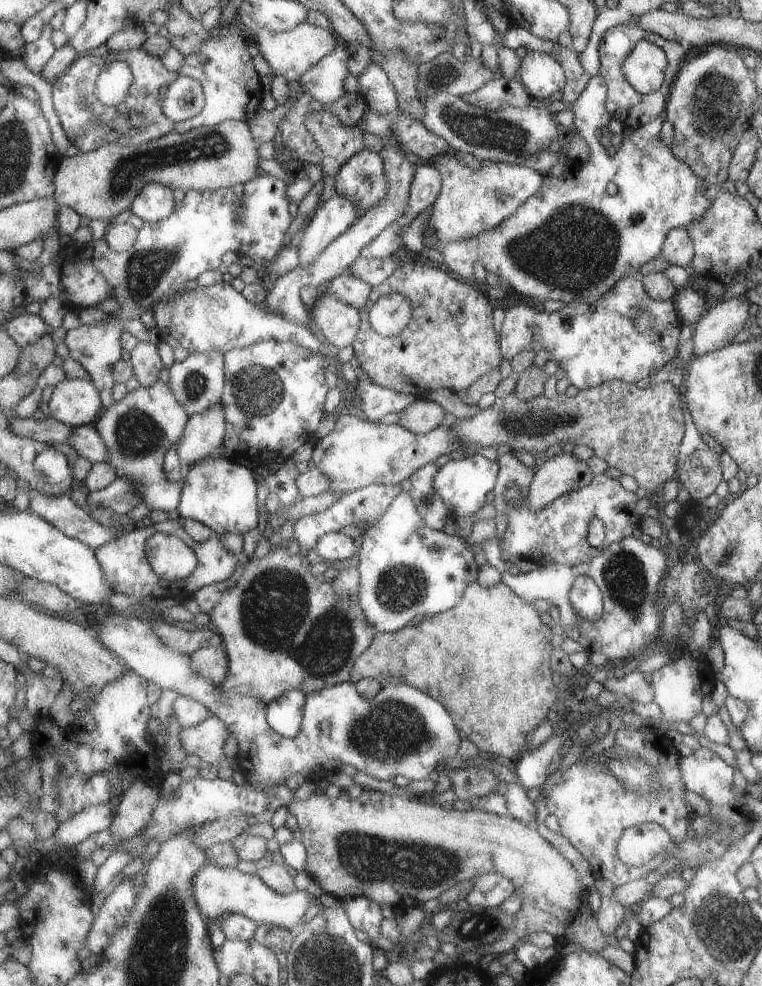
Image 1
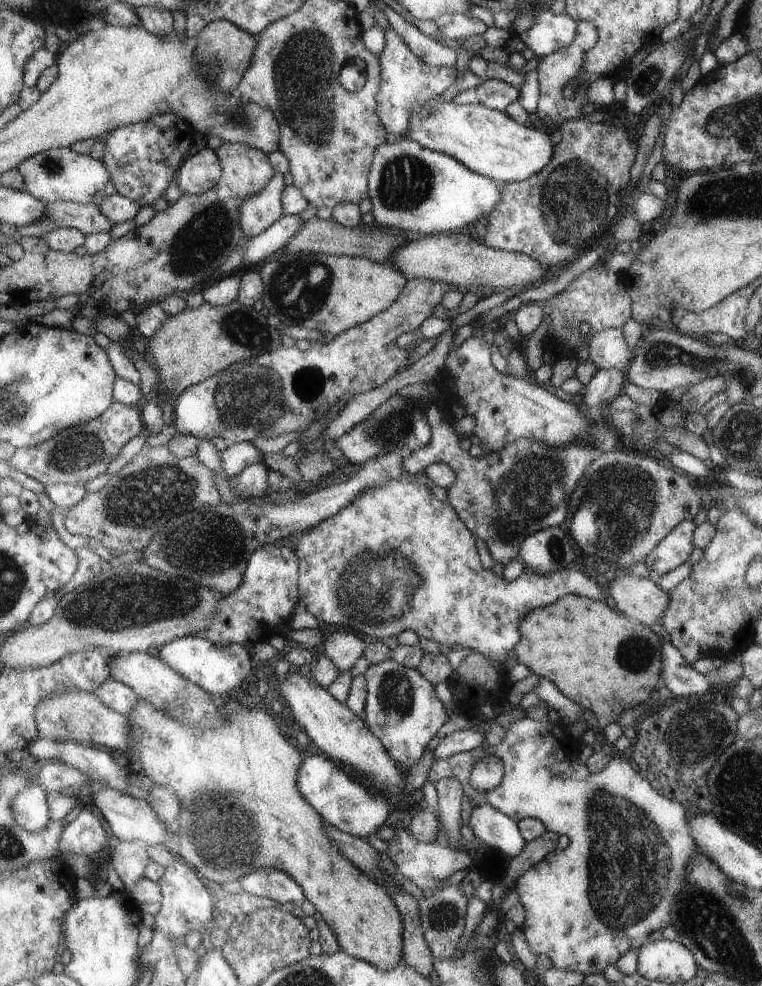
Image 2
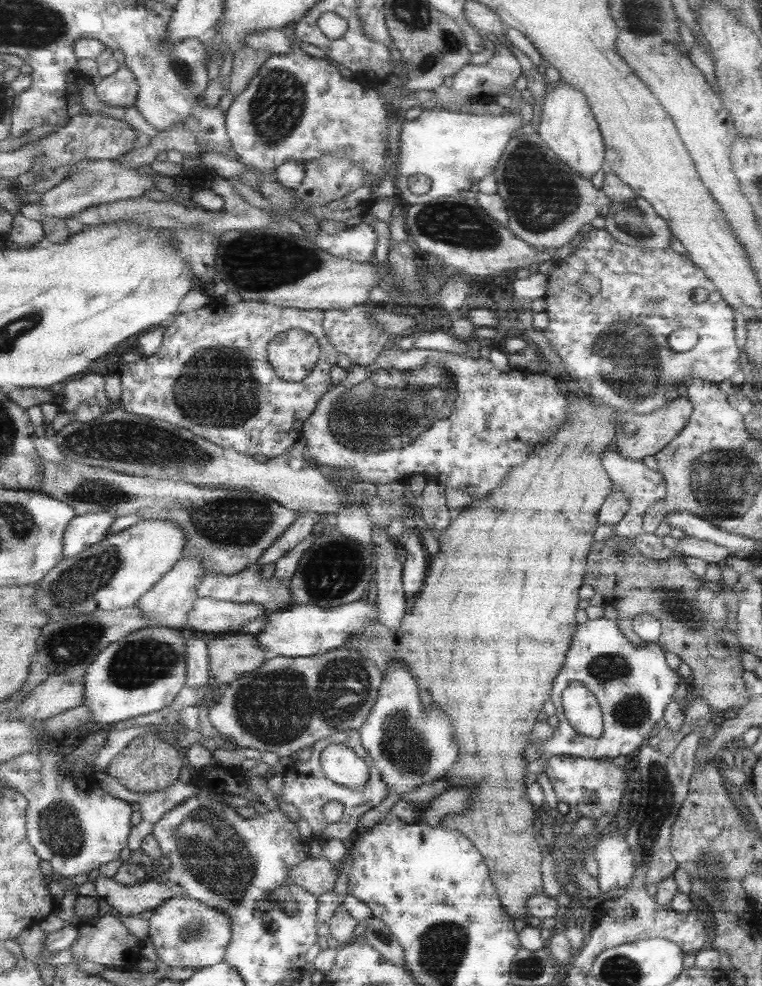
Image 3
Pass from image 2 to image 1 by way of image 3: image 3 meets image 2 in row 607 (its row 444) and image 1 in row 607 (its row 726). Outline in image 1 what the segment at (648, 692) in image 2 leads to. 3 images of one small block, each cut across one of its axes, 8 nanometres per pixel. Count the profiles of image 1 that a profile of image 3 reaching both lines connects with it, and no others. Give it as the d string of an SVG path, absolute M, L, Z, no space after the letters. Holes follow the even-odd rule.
M502 580L488 588L475 582L466 591L464 600L454 610L450 610L446 614L440 614L440 616L434 616L434 618L426 618L422 624L408 626L406 630L400 630L400 632L378 632L373 645L358 658L357 664L354 665L351 681L358 684L366 679L376 679L382 682L384 686L406 682L406 684L418 686L420 690L426 690L428 694L434 694L434 698L442 698L442 702L446 702L446 706L450 706L450 710L454 710L454 718L457 720L463 739L470 740L476 744L482 756L495 757L509 762L512 756L516 756L520 752L520 748L526 744L526 736L534 728L538 728L539 725L548 720L549 711L553 708L552 703L557 697L557 686L552 682L552 669L549 661L549 654L552 650L550 644L552 635L550 627L542 622L540 615L536 614L534 605L514 594L514 591L509 586L506 586Z

